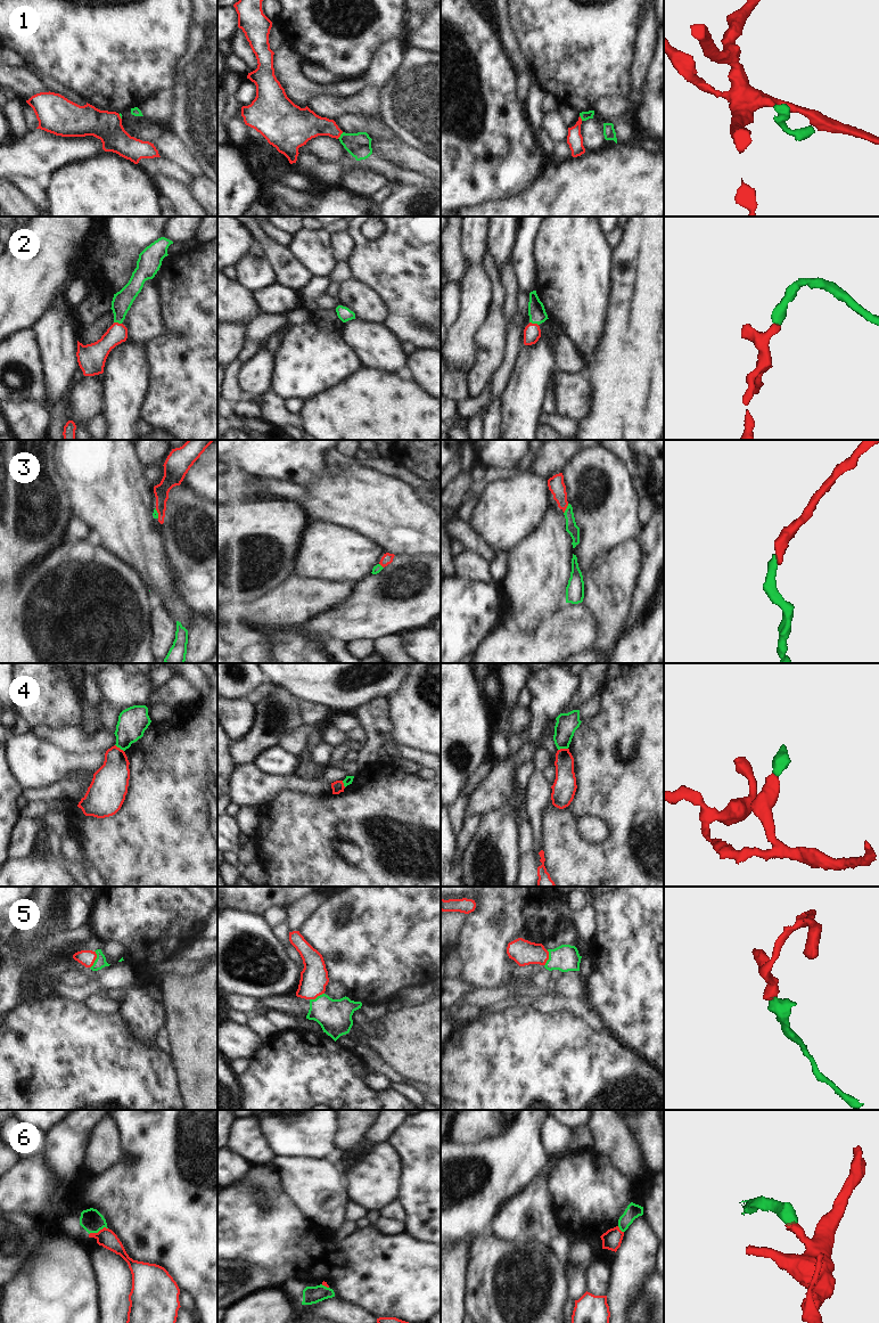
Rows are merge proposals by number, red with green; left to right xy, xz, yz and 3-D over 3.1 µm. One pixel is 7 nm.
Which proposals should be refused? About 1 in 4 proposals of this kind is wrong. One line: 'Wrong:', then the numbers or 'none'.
Wrong: 1, 4, 6

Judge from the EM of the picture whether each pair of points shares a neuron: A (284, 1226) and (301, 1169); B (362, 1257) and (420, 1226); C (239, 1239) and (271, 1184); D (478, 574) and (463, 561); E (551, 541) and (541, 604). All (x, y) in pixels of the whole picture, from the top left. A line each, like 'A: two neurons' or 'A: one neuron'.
A: two neurons
B: two neurons
C: two neurons
D: one neuron
E: one neuron

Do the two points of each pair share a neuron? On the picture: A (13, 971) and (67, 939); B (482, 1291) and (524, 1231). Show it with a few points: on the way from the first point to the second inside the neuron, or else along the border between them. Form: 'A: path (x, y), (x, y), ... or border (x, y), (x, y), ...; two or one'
A: border (33, 941), (18, 960), (22, 974); two
B: border (492, 1233), (507, 1240), (536, 1241), (543, 1244); two

